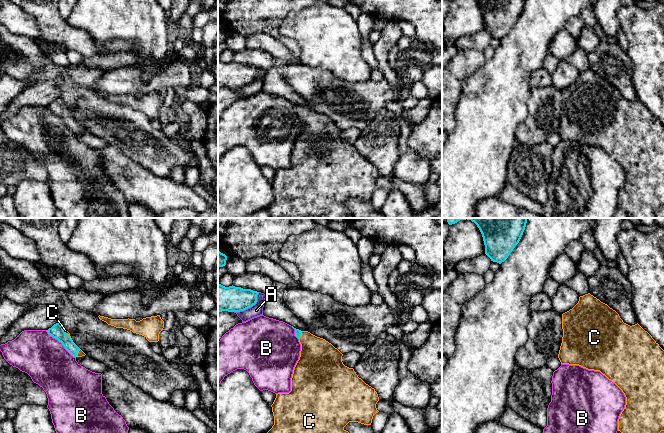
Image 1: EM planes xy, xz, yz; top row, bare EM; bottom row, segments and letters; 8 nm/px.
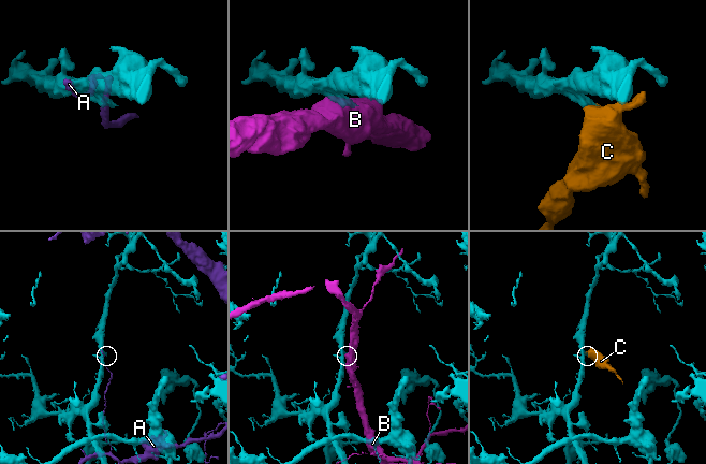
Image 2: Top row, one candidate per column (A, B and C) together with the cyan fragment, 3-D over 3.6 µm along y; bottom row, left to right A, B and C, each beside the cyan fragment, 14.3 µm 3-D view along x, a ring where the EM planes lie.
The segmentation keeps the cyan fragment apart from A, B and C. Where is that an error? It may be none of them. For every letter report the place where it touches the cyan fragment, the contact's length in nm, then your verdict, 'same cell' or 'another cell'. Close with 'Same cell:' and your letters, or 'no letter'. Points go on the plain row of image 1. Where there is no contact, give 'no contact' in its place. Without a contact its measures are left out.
A: xz (250, 82) | 260 nm | another cell
B: xy (61, 118) | 340 nm | another cell
C: xy (67, 110) | 120 nm | same cell
Same cell: C

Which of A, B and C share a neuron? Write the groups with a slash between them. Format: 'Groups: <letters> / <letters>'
Groups: A / B / C

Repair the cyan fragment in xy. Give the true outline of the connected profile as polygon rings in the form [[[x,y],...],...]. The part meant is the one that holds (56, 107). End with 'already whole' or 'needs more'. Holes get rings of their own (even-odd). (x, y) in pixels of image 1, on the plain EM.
[[[56,99],[47,106],[48,110],[57,115],[73,133],[82,133],[86,130],[73,118],[70,109],[60,100]]] | needs more

